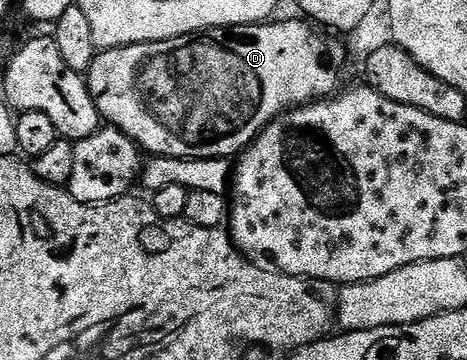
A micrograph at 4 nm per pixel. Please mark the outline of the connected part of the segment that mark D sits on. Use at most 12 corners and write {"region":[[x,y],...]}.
{"region":[[308,20],[98,52],[89,93],[146,154],[236,158],[342,88]]}

